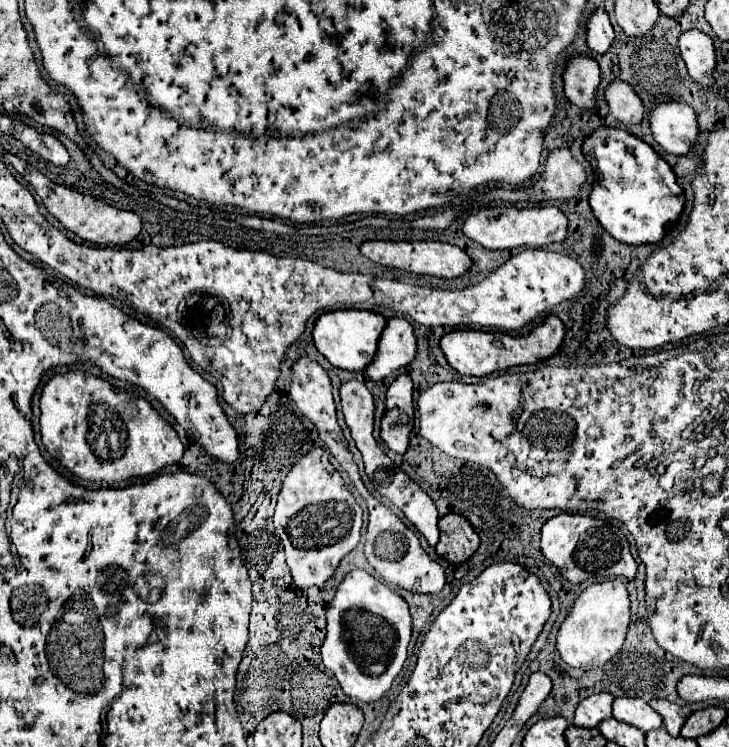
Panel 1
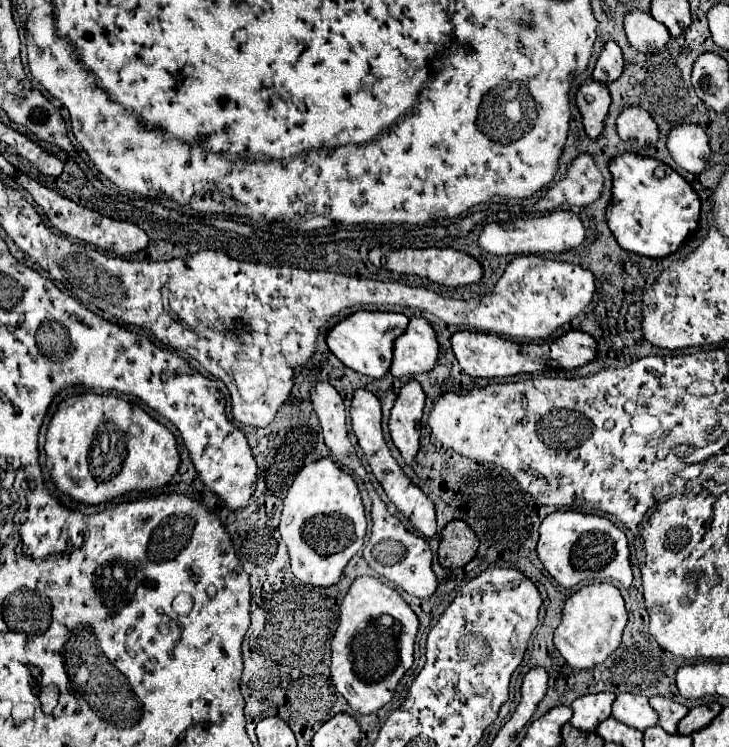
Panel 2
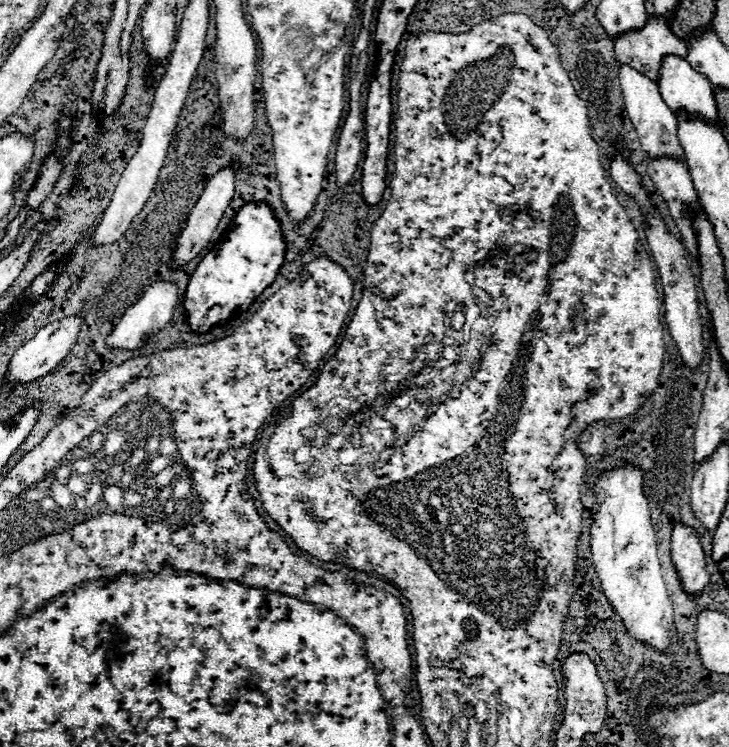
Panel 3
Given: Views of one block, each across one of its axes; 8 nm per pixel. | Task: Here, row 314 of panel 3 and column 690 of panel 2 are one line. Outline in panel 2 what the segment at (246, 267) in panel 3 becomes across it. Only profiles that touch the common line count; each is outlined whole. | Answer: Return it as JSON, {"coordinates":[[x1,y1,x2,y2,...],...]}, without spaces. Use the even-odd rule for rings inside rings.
{"coordinates":[[624,152,610,160,610,174,612,200,606,208,606,222,624,250,648,258,664,258,676,252,698,228,698,194,664,162]]}

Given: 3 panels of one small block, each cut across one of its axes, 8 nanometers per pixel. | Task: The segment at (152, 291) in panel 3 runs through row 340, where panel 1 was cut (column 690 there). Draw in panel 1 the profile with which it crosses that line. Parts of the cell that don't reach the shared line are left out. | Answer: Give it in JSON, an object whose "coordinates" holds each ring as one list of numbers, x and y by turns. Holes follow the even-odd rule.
{"coordinates":[[662,102,650,112,650,130,654,140,674,156,686,154,698,134,694,110,684,102]]}

